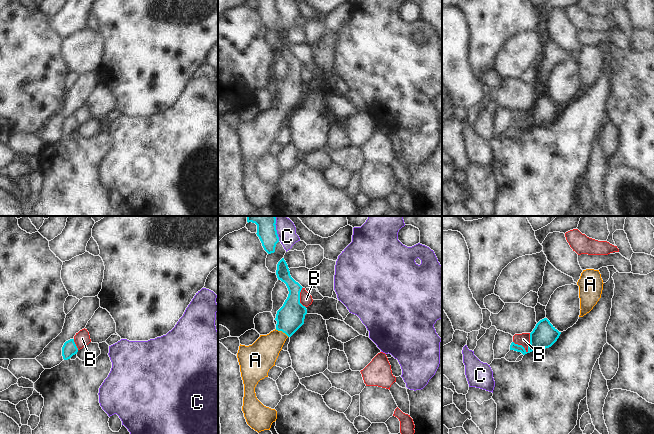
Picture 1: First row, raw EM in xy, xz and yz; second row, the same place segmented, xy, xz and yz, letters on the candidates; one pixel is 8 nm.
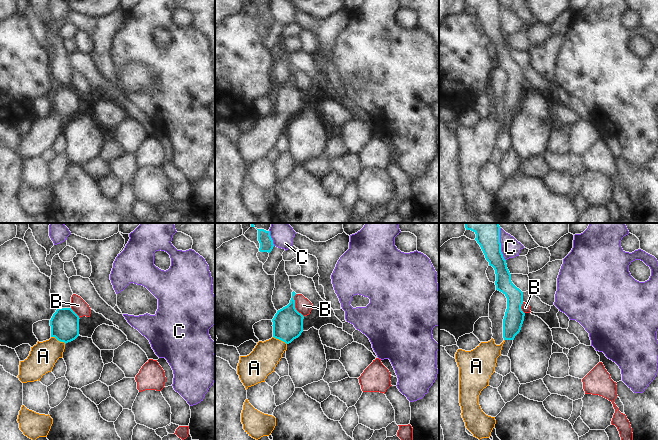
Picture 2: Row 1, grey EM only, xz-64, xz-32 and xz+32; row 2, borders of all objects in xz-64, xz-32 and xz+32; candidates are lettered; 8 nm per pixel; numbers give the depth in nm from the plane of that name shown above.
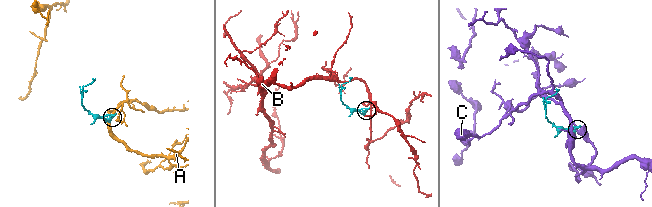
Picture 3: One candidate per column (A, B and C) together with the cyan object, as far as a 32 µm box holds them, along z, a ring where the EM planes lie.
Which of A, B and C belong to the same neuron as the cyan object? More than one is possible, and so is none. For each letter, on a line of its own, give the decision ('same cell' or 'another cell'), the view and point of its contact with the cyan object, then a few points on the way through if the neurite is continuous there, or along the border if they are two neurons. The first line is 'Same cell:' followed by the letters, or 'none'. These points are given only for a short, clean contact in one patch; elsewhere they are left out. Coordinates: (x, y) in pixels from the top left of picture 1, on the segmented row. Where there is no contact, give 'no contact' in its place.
Same cell: A
A: same cell | xz (282, 331) | across xz (290, 317), (282, 331), (262, 354)
B: another cell | yz (528, 348) | along yz (530, 333), (530, 343), (526, 350), (513, 341)
C: another cell | xz (275, 228) | along xz (274, 216), (275, 229), (279, 240)

